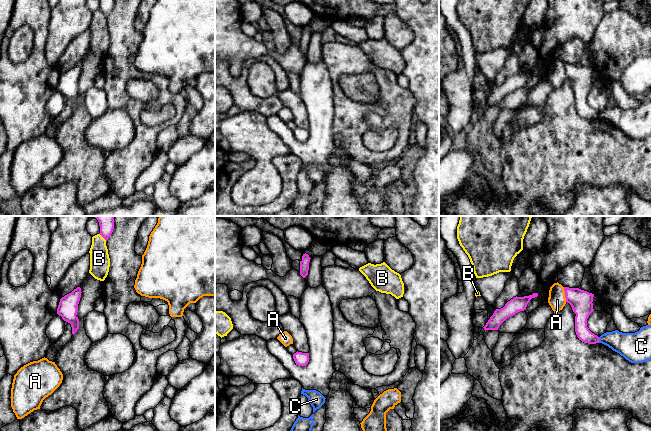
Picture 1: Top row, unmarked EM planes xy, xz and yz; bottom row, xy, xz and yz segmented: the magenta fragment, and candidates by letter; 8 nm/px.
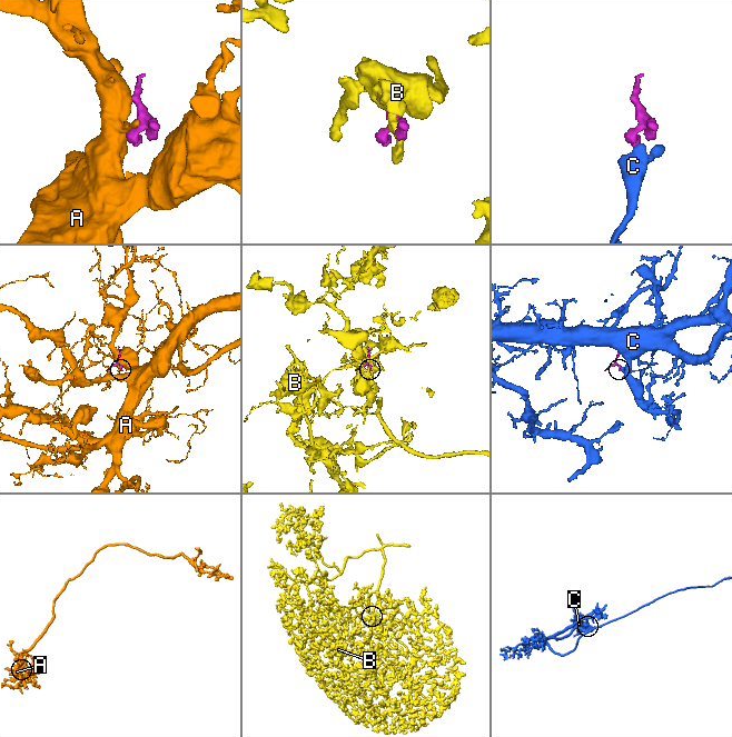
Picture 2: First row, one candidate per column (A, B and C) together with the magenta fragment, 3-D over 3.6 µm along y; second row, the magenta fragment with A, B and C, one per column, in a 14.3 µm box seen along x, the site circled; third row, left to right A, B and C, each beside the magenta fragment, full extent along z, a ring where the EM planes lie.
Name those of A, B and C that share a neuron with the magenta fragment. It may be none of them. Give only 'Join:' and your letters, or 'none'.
Join: none

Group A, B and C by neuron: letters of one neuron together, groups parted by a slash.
A / B / C

